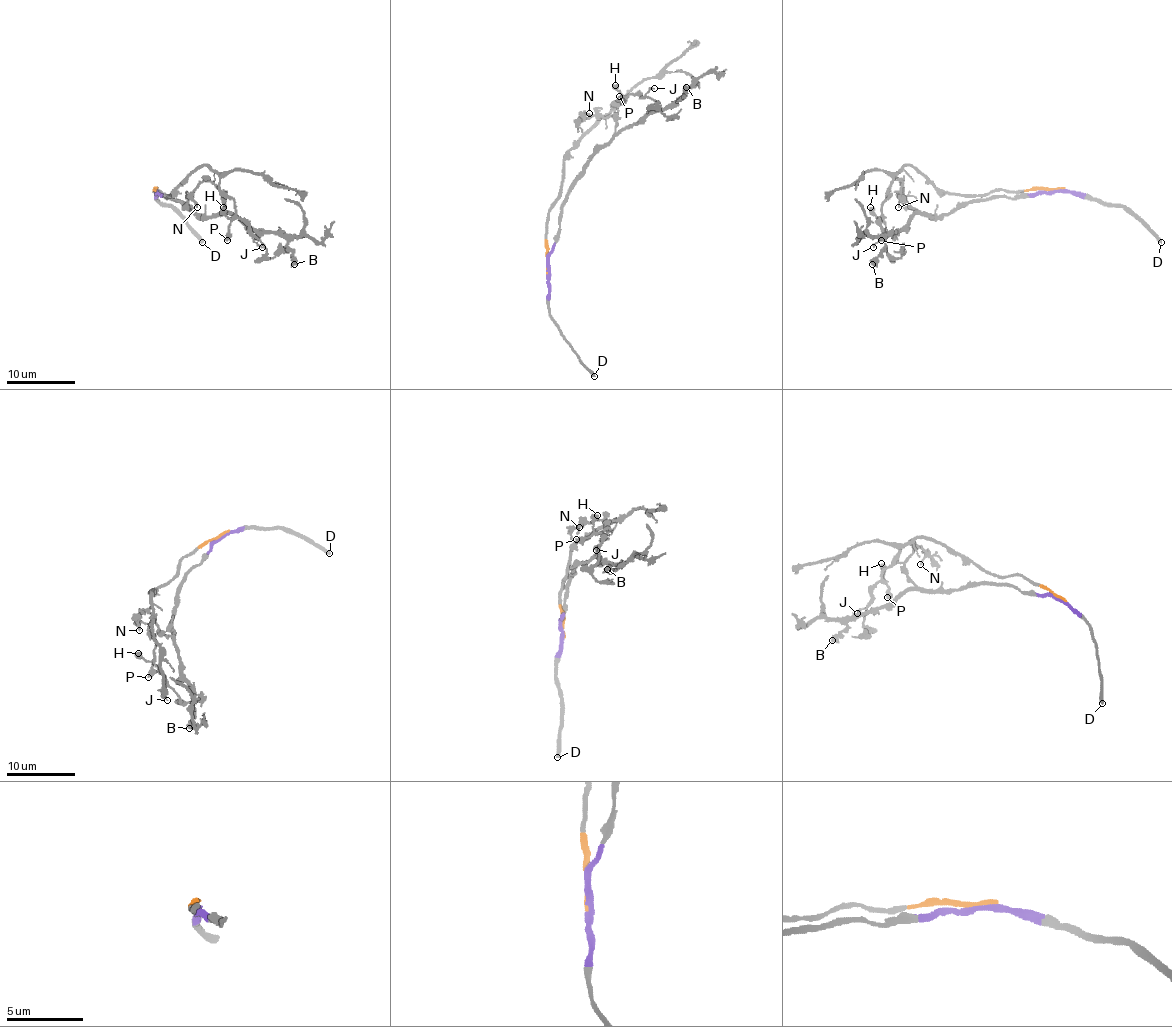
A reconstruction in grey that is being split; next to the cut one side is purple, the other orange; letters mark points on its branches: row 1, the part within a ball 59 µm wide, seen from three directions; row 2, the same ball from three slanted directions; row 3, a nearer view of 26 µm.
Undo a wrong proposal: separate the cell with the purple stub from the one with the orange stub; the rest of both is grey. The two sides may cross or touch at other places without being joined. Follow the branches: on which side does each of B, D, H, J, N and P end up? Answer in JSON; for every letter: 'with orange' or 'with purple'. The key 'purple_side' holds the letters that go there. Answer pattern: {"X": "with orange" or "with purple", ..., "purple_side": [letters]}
{"B": "with purple", "D": "with purple", "H": "with orange", "J": "with orange", "N": "with purple", "P": "with orange", "purple_side": ["B", "D", "N"]}

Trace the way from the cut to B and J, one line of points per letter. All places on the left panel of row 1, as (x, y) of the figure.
B: (155, 189), (201, 215), (226, 213), (240, 217), (255, 229), (276, 230), (286, 241), (295, 265)
J: (155, 189), (172, 193), (192, 172), (208, 166), (220, 178), (221, 189), (233, 200), (235, 213), (262, 248)

